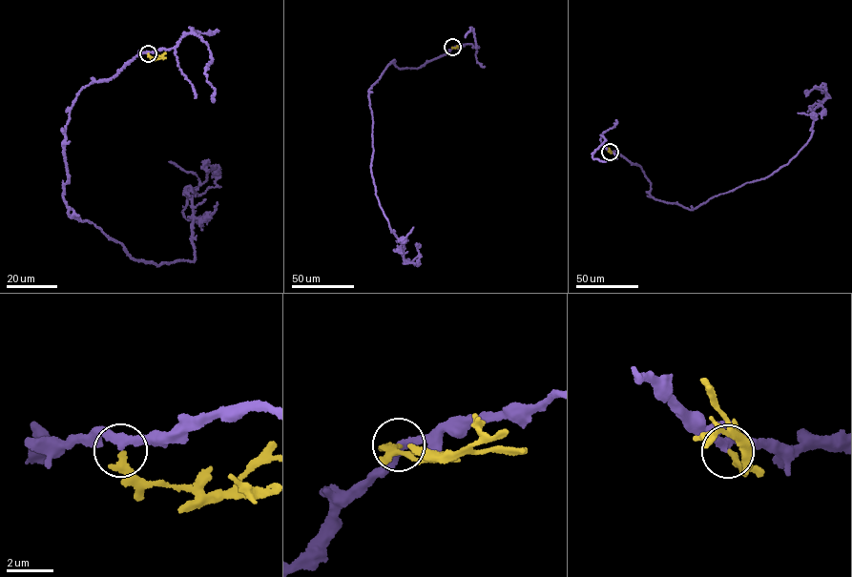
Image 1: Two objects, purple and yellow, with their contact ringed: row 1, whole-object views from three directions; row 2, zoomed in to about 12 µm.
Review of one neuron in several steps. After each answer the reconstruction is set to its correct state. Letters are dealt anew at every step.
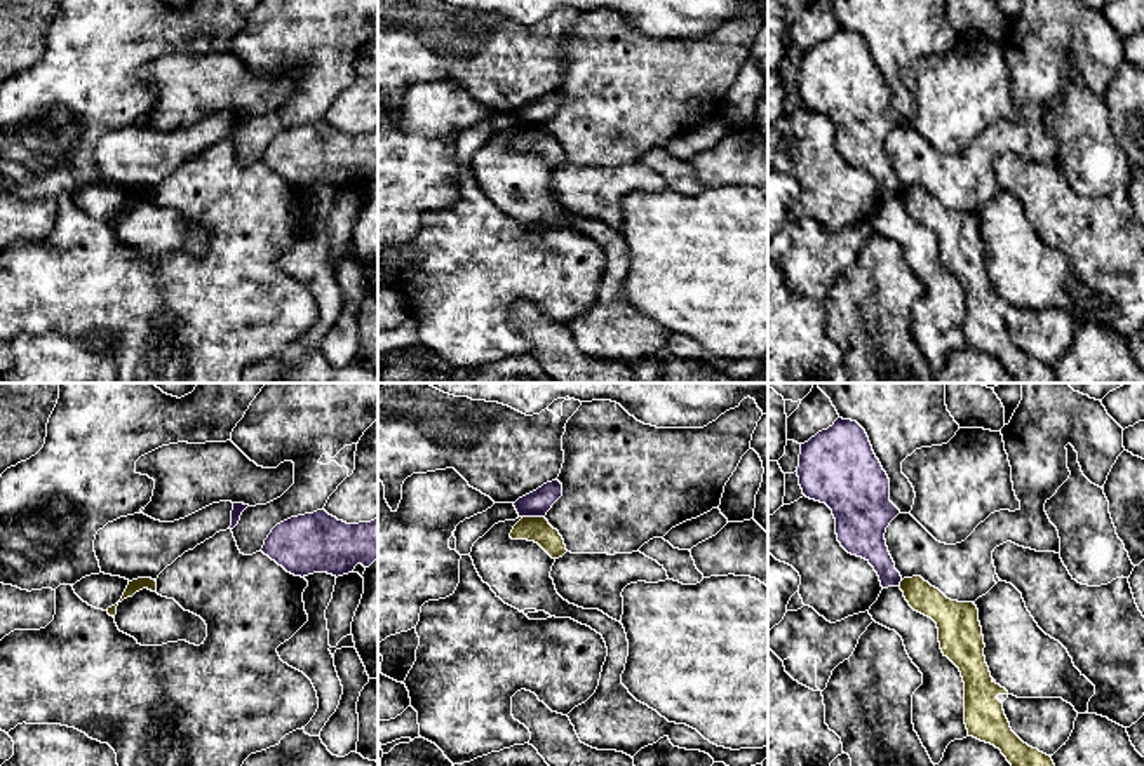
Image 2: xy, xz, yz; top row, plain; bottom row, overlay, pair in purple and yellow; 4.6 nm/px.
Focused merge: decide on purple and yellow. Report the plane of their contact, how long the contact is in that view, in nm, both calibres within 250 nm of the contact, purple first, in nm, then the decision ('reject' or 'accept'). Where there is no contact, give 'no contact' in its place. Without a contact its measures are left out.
xz | 100 nm | 120/120 nm | reject

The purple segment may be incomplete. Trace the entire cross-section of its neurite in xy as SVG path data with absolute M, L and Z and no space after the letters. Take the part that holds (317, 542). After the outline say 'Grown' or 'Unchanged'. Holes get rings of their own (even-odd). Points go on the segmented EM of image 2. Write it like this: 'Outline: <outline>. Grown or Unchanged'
Outline: M324 508L291 517L272 529L261 552L294 576L327 573L338 578L352 573L357 564L369 568L378 561L378 519L347 524L329 515Z. Unchanged

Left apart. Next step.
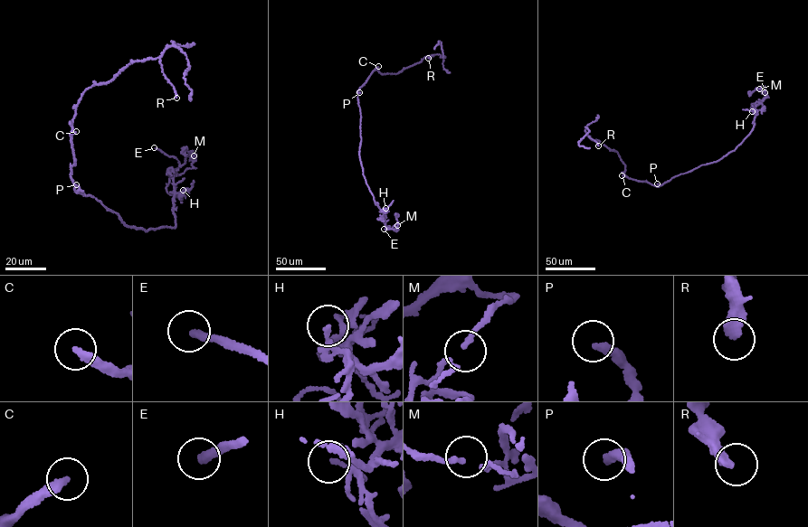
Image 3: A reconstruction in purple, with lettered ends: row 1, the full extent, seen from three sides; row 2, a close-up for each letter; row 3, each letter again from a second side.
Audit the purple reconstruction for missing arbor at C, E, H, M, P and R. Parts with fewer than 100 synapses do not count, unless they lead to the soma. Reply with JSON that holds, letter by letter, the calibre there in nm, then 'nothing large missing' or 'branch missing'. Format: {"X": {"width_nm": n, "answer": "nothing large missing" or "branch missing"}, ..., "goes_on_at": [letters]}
{"C": {"width_nm": 320, "answer": "branch missing"}, "E": {"width_nm": 280, "answer": "branch missing"}, "H": {"width_nm": 110, "answer": "nothing large missing"}, "M": {"width_nm": 130, "answer": "nothing large missing"}, "P": {"width_nm": 280, "answer": "nothing large missing"}, "R": {"width_nm": 400, "answer": "nothing large missing"}, "goes_on_at": ["C", "E"]}

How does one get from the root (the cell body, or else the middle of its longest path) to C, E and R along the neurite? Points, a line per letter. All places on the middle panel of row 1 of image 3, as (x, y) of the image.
C: (358, 102), (357, 90), (378, 66)
E: (358, 102), (361, 164), (375, 203), (384, 213), (384, 226), (388, 229), (389, 226), (384, 229)
R: (358, 102), (357, 90), (372, 71), (377, 69), (383, 74), (396, 73), (428, 58)

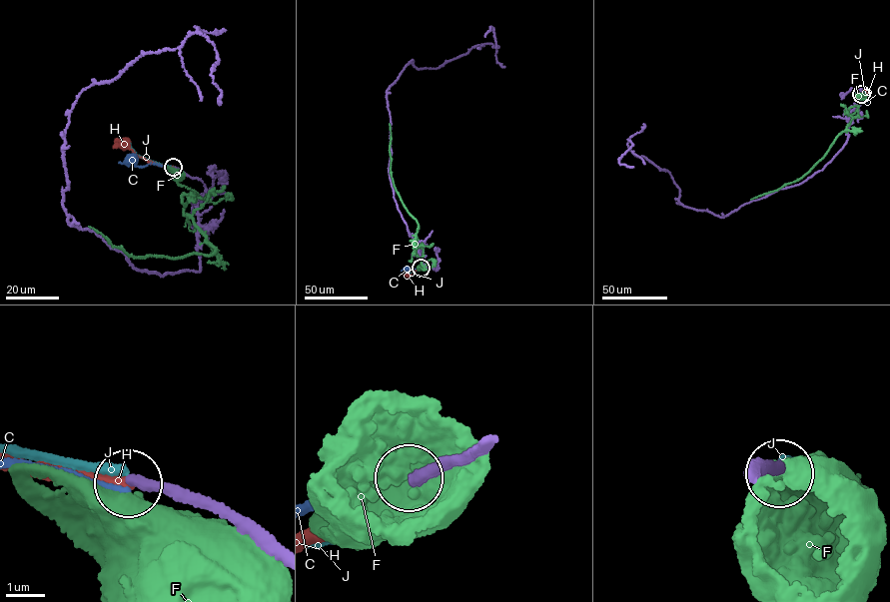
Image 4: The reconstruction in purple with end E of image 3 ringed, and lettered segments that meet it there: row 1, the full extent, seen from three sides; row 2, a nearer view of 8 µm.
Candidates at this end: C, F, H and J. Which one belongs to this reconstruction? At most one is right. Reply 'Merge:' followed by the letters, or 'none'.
Merge: none

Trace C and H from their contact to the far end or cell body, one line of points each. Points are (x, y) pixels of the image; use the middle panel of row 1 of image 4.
C: (421, 268), (407, 269)
H: (421, 268), (409, 273)

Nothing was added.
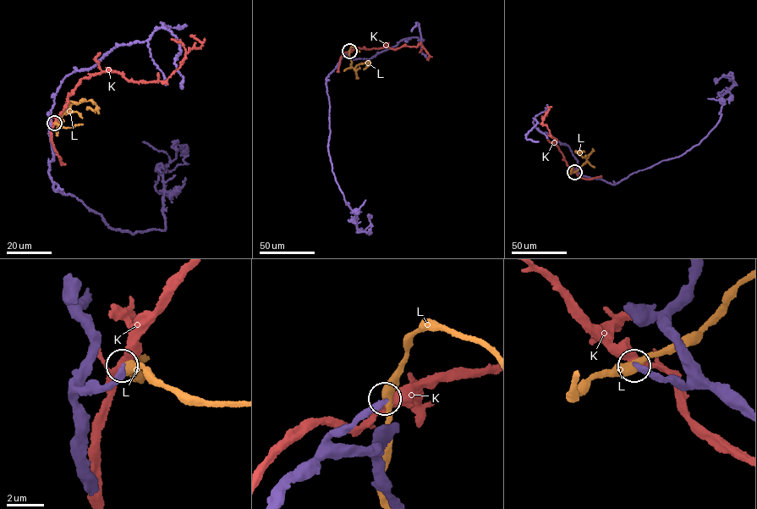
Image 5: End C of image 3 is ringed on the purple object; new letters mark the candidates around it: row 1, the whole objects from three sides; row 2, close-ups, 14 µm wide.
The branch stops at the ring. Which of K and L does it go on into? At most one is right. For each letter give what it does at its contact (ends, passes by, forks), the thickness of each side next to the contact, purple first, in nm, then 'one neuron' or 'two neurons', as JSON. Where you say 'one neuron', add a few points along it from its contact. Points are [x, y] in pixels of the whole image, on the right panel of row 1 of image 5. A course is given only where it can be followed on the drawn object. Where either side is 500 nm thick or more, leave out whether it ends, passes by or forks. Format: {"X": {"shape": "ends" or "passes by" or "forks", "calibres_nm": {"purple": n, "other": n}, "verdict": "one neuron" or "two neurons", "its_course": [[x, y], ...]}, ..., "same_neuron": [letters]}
{"K": {"shape": "passes by", "calibres_nm": {"purple": 360, "other": 360}, "verdict": "two neurons"}, "L": {"shape": "passes by", "calibres_nm": {"purple": 320, "other": 400}, "verdict": "two neurons"}, "same_neuron": []}

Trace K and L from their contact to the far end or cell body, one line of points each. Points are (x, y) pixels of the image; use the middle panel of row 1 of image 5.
K: (349, 51), (386, 47), (394, 49), (419, 43), (430, 55), (428, 60)
L: (349, 51), (353, 68), (369, 62), (364, 69)

